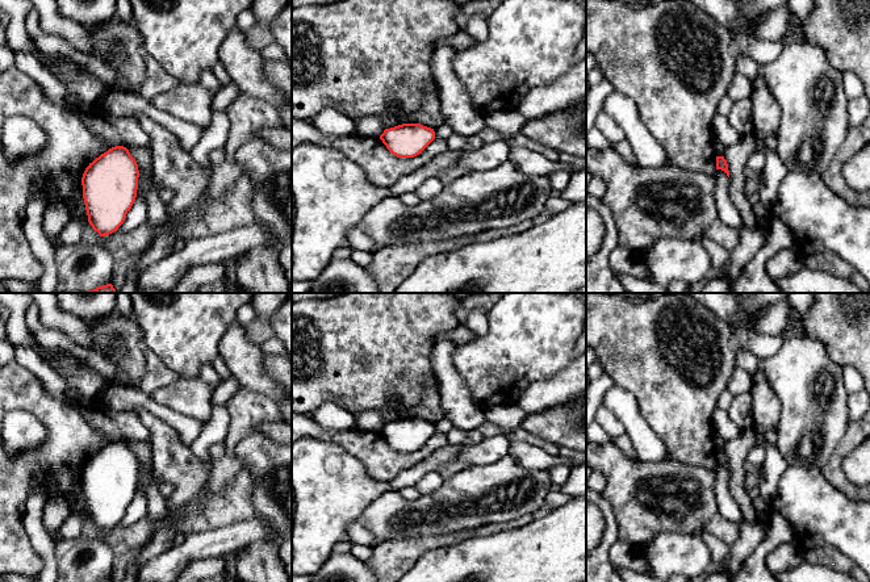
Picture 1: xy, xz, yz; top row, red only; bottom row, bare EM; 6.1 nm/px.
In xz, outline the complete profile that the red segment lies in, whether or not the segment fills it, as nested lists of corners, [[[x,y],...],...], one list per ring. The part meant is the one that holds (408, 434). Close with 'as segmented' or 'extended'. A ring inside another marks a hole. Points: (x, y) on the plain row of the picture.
[[[402,418],[385,423],[380,434],[397,452],[414,452],[435,434],[435,426],[421,418]]]; as segmented

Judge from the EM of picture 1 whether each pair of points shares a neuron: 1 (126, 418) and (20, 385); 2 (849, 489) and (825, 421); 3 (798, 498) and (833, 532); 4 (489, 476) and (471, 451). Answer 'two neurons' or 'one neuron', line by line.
1: two neurons
2: two neurons
3: one neuron
4: two neurons

